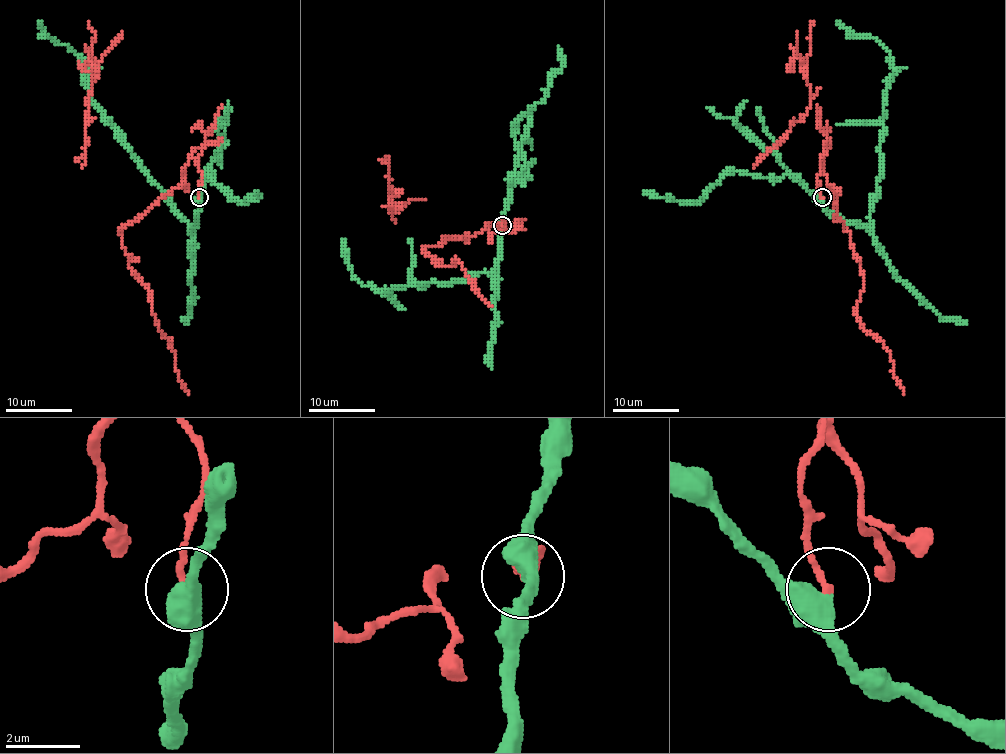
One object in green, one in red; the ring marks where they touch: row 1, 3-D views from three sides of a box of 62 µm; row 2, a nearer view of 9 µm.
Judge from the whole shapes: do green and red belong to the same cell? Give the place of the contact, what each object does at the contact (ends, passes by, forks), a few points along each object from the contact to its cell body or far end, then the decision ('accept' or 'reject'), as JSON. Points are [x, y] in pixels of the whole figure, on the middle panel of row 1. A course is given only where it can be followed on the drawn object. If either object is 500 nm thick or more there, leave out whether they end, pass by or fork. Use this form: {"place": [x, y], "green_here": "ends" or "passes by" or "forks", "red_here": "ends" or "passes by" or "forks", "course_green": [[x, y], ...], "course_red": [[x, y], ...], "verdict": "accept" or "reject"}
{"place": [502, 225], "green_here": "passes by", "red_here": "ends", "course_green": [[502, 225], [491, 273], [449, 285], [396, 287], [388, 295], [363, 285], [353, 273], [341, 238]], "course_red": [[502, 225], [423, 250], [434, 263], [456, 257], [492, 307]], "verdict": "reject"}

